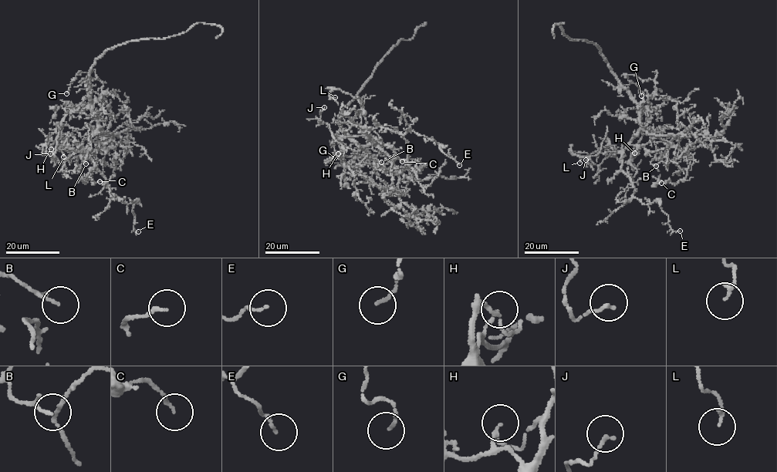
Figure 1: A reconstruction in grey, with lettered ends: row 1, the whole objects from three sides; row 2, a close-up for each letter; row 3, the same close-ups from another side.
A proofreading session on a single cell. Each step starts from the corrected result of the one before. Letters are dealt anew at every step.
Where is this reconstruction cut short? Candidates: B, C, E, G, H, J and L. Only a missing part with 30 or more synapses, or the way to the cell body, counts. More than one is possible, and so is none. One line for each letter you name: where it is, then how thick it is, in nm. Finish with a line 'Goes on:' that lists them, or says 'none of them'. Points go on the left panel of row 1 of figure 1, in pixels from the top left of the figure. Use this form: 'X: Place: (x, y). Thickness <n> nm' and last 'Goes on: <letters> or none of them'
Goes on: none of them

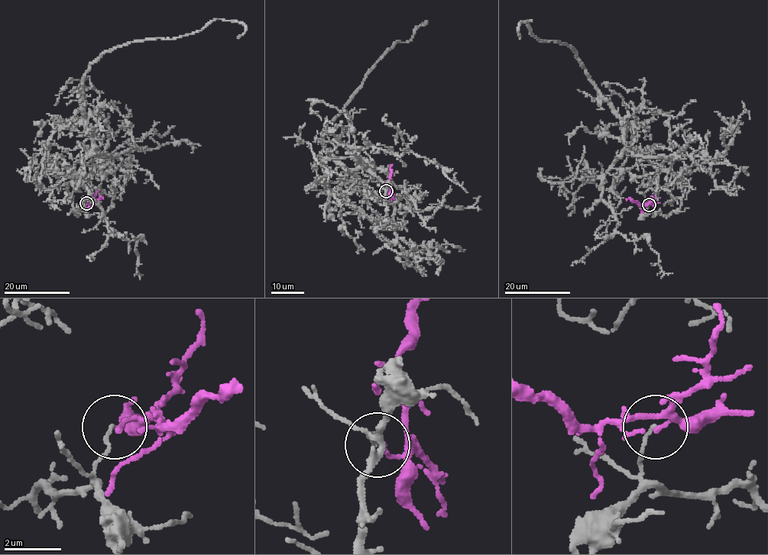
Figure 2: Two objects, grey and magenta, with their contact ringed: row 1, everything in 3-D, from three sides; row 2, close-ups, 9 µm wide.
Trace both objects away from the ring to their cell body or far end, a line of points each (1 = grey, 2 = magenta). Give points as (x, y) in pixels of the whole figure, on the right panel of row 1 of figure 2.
1: (649, 204), (669, 215), (685, 186), (636, 159), (636, 124), (575, 50), (540, 41), (531, 20), (520, 38)
2: (649, 204), (638, 204), (630, 198), (627, 200)

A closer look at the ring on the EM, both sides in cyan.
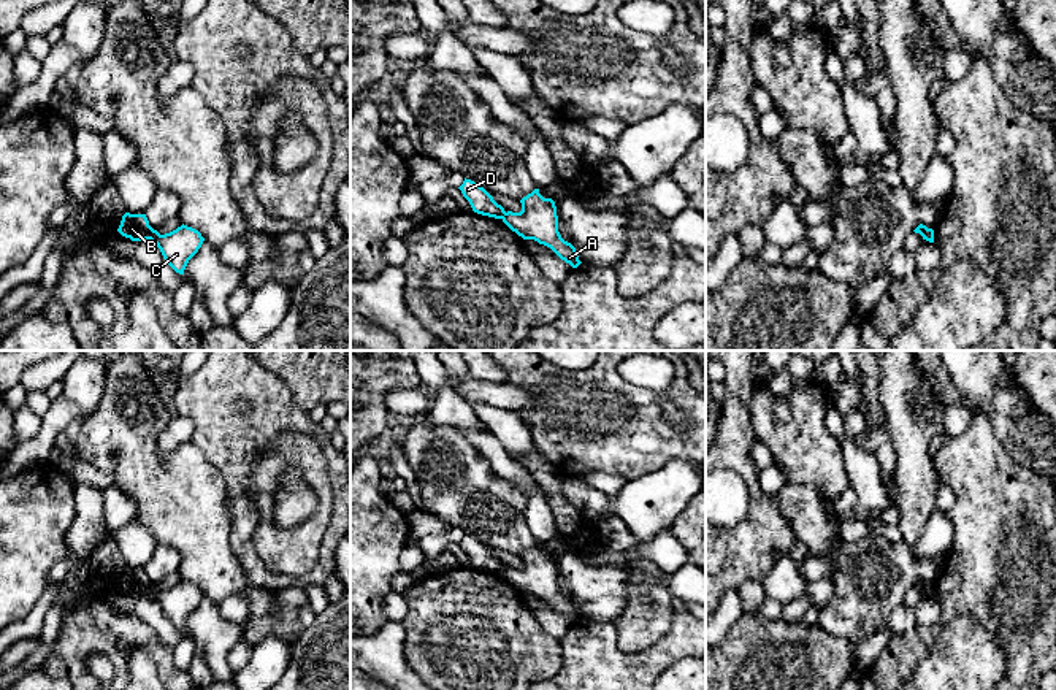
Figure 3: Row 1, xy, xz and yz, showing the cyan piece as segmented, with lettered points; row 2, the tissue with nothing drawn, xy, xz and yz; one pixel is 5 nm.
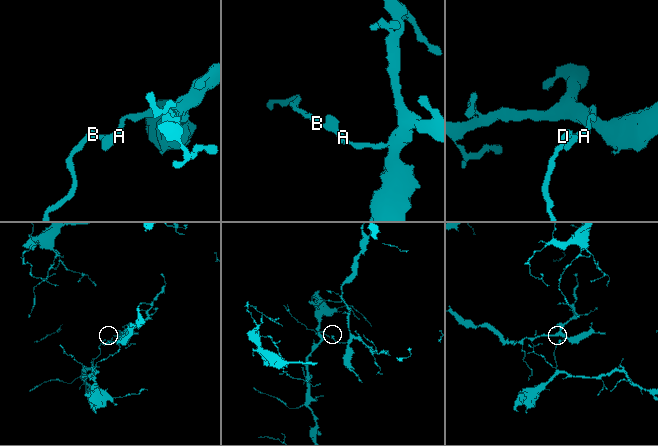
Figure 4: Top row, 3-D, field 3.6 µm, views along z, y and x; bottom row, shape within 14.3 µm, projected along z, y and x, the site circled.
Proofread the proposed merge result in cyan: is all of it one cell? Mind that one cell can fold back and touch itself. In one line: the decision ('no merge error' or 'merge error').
merge error

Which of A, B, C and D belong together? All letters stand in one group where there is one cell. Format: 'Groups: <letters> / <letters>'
Groups: A C / B D

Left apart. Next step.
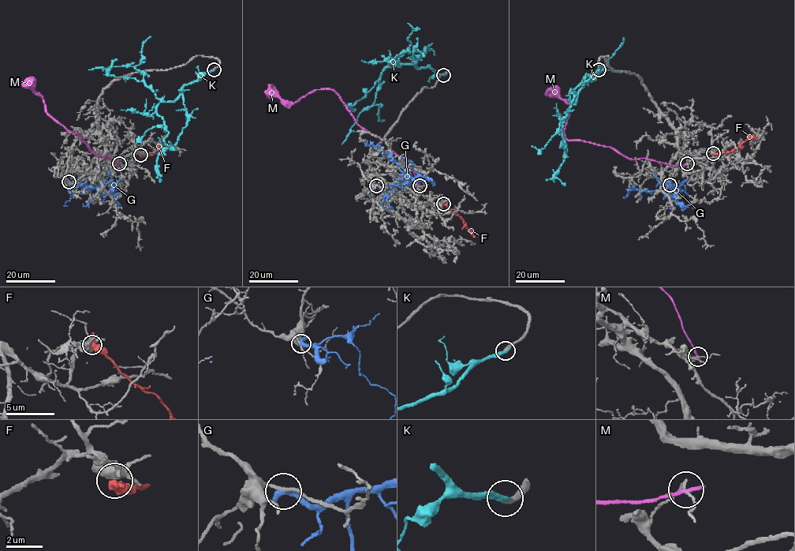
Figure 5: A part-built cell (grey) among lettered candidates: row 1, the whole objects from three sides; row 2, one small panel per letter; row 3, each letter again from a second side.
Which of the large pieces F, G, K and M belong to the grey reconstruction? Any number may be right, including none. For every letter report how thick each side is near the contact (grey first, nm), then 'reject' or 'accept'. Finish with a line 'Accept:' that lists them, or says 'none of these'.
F: 480/420 nm | reject
G: 170/480 nm | reject
K: 240/280 nm | accept
M: 130/260 nm | reject
Accept: K

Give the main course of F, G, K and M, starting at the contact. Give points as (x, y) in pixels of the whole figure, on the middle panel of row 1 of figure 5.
F: (443, 204), (460, 217), (466, 228), (475, 237)
G: (376, 185), (402, 185), (408, 178), (405, 171), (385, 151), (371, 144), (366, 145), (366, 140)
K: (444, 75), (416, 65), (388, 66), (382, 71), (373, 106), (360, 114), (342, 144)
M: (419, 185), (413, 170), (382, 140), (358, 124), (332, 90), (315, 89), (294, 103), (266, 91)

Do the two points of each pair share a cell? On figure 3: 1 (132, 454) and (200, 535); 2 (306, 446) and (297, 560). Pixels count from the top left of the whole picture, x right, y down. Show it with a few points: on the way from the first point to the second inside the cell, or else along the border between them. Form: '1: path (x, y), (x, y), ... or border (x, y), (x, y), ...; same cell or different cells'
1: path (151, 475), (191, 514); same cell
2: path (316, 475), (324, 492), (324, 514), (311, 532); same cell

